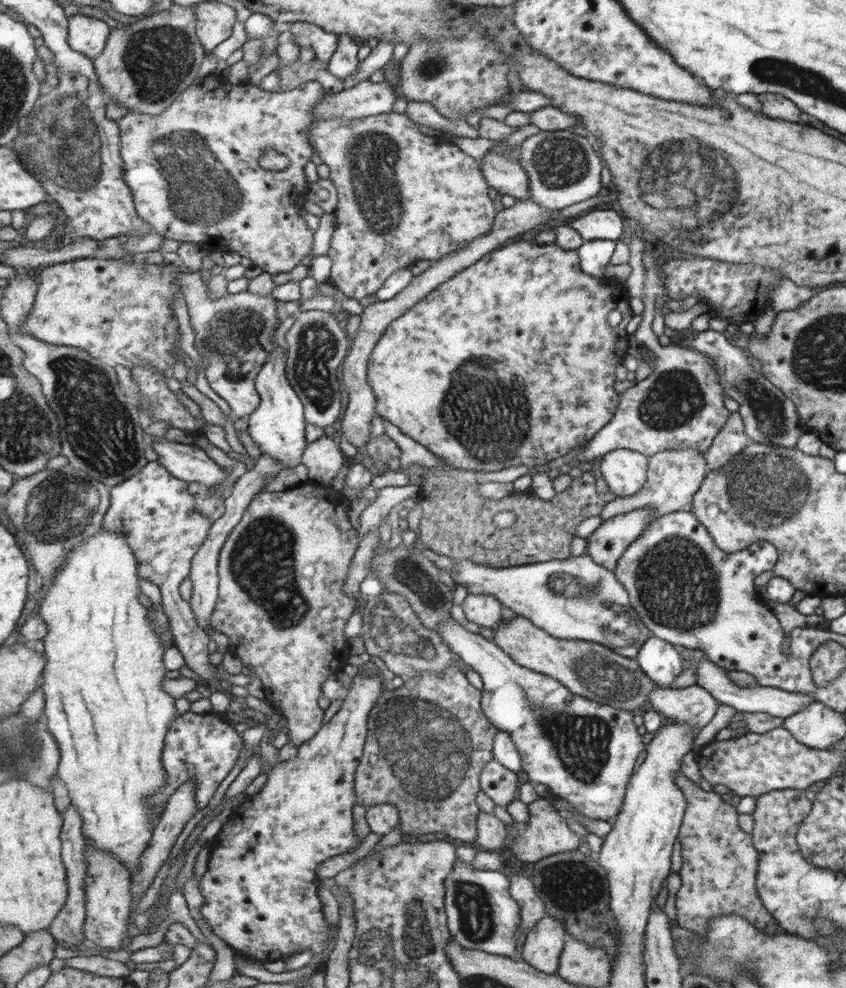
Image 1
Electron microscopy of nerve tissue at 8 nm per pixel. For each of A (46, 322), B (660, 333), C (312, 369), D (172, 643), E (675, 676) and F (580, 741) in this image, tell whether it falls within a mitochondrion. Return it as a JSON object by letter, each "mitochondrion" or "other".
{"A":"other","B":"other","C":"mitochondrion","D":"other","E":"other","F":"mitochondrion"}

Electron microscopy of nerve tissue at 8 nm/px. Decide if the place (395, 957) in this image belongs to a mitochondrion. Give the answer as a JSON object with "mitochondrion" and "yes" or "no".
{"mitochondrion":"yes"}

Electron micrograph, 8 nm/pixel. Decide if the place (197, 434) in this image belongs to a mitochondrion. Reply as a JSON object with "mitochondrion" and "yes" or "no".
{"mitochondrion":"no"}

